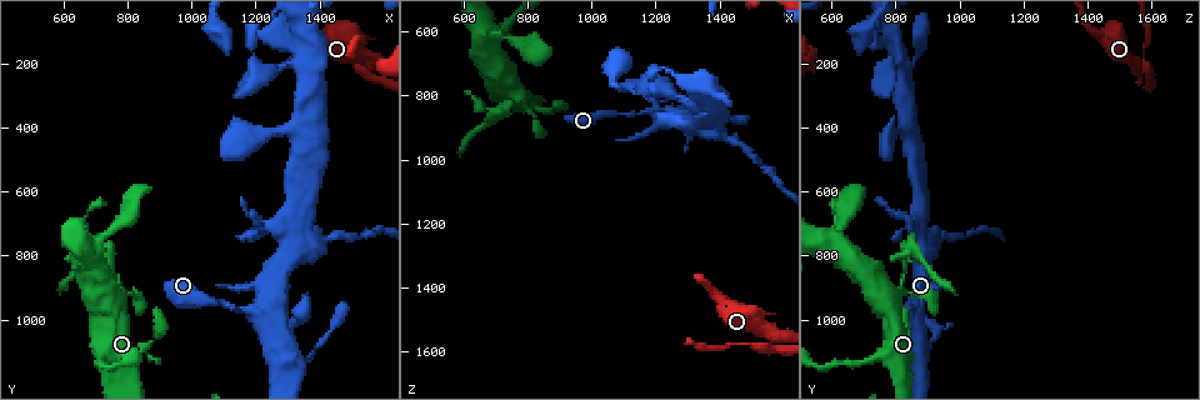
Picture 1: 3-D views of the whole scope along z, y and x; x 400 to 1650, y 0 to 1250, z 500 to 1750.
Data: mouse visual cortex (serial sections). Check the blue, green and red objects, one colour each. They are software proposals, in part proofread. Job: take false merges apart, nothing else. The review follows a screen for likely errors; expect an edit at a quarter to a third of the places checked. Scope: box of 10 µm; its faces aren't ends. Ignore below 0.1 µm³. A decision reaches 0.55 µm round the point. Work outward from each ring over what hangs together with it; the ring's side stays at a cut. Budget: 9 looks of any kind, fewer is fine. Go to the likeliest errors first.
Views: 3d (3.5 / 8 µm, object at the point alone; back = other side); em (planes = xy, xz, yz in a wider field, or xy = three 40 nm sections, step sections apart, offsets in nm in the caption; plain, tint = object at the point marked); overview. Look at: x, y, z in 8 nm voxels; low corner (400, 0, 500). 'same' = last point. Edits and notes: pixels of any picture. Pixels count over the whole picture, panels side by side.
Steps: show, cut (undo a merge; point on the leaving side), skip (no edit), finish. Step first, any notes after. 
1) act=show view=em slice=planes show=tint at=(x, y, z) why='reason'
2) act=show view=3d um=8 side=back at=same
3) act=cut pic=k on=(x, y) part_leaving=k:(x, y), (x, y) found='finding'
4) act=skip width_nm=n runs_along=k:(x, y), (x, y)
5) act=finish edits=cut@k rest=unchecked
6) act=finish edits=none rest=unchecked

act=show view=3d um=3.5 at=(1550, 200, 1580) why='thin neck'

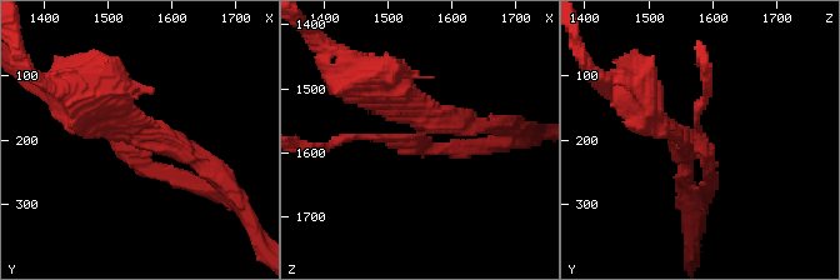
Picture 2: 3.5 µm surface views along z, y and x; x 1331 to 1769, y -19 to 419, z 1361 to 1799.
act=show view=em slice=xy step=5 show=tint at=(1540, 210, 1585) arms=3 arm_widths_nm=100,200,250

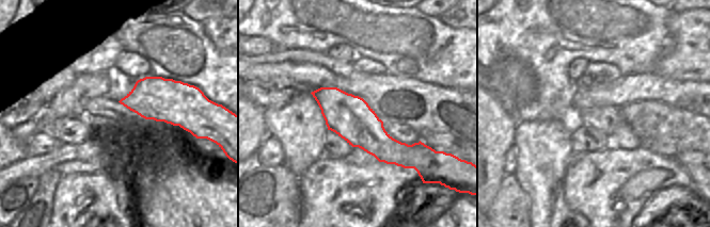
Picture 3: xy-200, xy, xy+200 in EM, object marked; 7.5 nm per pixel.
act=show view=em slice=xy step=3 show=tint at=same

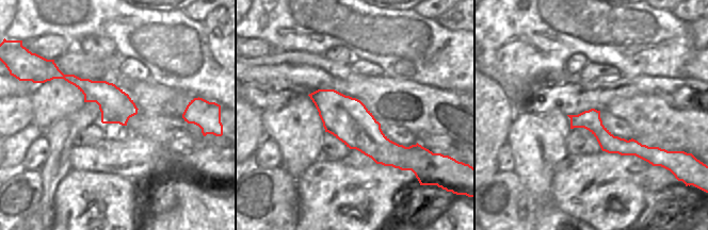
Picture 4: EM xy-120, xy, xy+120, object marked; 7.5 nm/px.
act=skip runs_along=4:(312, 96), (382, 150), (416, 148) found='one cell here'

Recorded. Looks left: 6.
act=show view=3d um=3.5 at=(730, 800, 840) why='sharp bend'

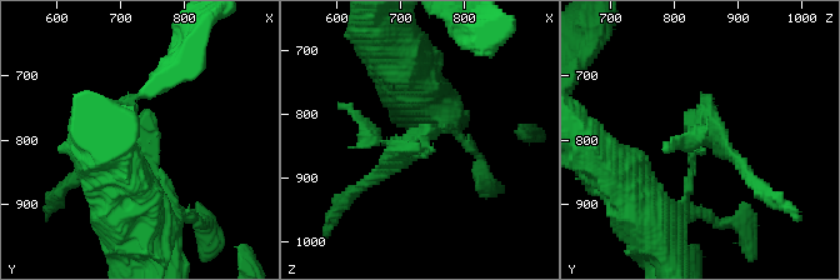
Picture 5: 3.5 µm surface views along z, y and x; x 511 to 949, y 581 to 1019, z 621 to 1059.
act=cut pic=5 on=(153, 124) part_leaving=5:(436, 131), (356, 189) found='a second cell is stuck on'

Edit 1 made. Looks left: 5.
act=show view=overview why='redraw'

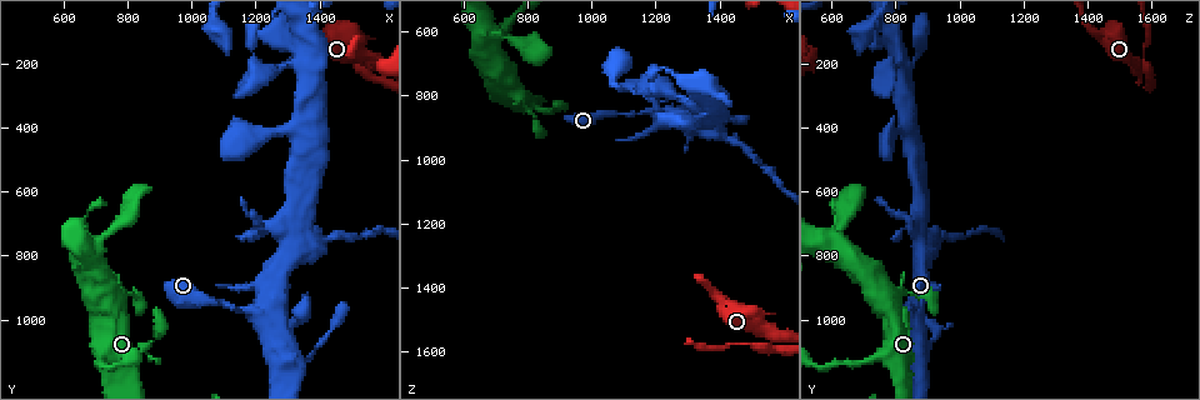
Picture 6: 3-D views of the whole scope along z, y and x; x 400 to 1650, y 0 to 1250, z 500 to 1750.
act=show view=em slice=xy step=5 show=tint at=(710, 770, 610) why='side arm on a straight run'

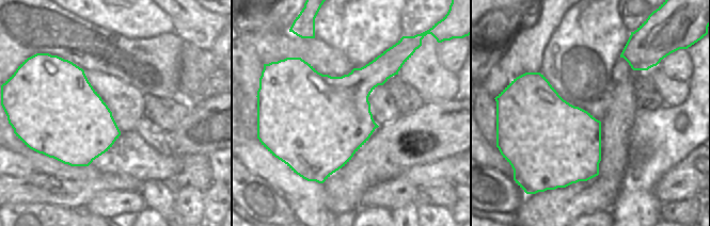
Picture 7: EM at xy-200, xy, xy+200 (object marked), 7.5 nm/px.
act=show view=3d um=3.5 side=back at=same why='see where the arms go'

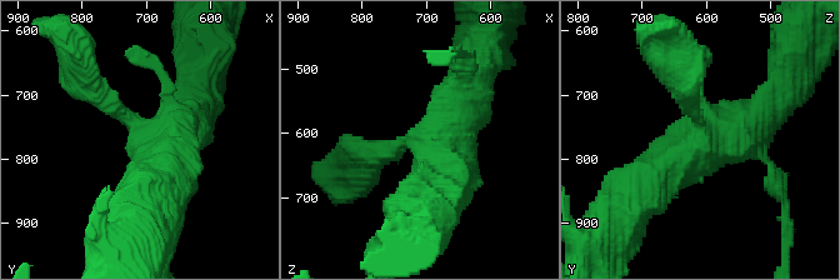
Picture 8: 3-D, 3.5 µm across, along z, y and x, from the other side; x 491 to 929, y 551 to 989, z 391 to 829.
act=skip width_nm=700 runs_along=8:(630, 194), (681, 155), (759, 121) found='all the same cell'

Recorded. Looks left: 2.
act=show view=3d um=3.5 at=(1350, 770, 900)

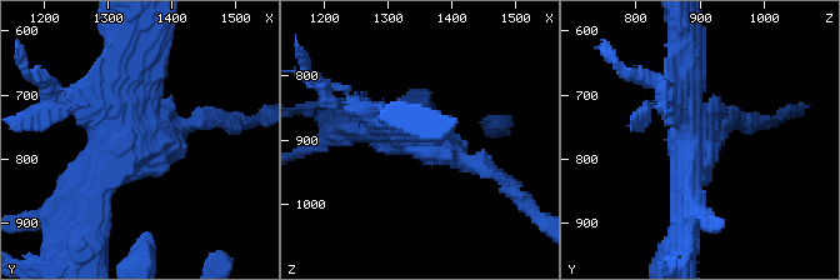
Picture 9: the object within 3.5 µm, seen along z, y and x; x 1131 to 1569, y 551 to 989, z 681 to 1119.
act=show view=em slice=xy step=3 show=tint at=(1350, 770, 900) why='shape alone is not enough'

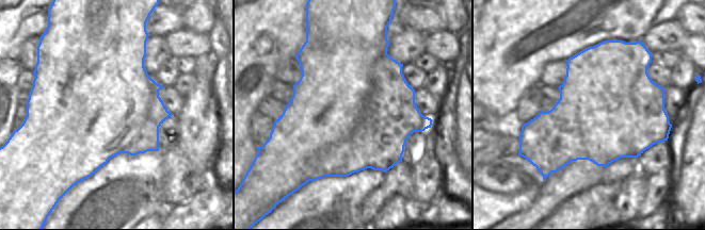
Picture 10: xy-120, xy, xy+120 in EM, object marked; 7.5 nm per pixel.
act=cut pic=9 on=(471, 168) part_leaving=9:(443, 144), (528, 205) found='two cells meet here'

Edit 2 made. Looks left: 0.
act=finish edits=cut@5,cut@9 rest=unchecked

